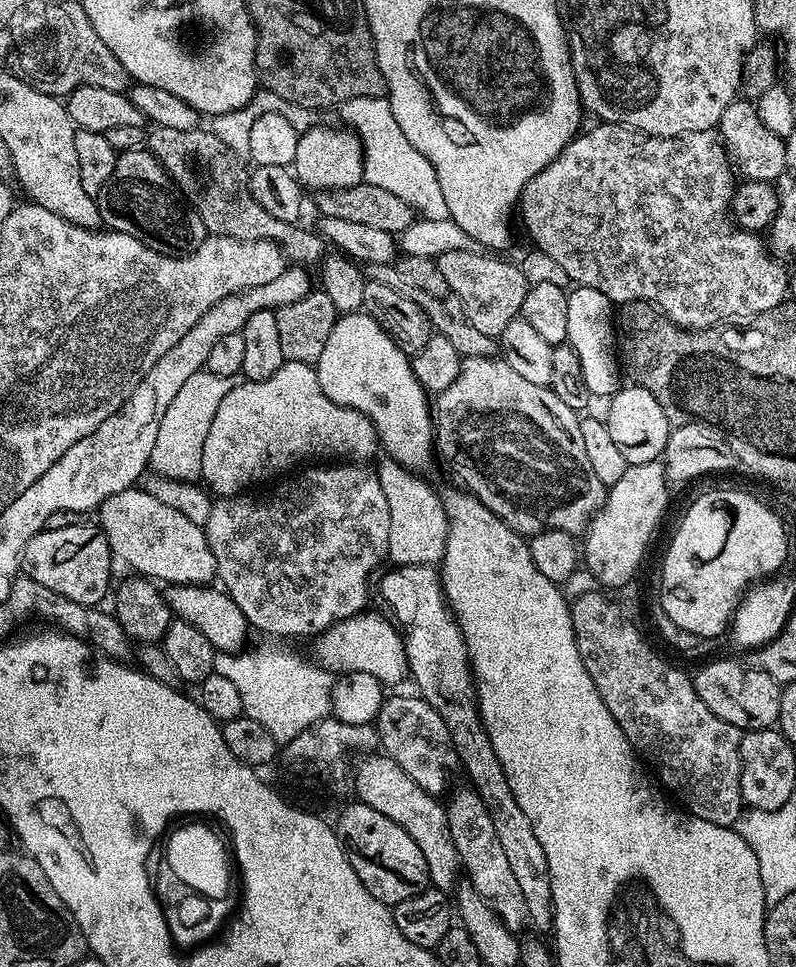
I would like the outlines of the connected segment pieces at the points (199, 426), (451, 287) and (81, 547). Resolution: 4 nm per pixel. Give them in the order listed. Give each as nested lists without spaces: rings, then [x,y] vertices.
[[[207,370],[195,372],[186,380],[159,422],[157,441],[151,451],[150,462],[151,469],[157,475],[189,482],[200,476],[202,450],[208,429],[220,402],[233,385],[233,379],[214,375]]]
[[[450,250],[448,254],[435,257],[442,278],[446,278],[449,292],[458,294],[459,301],[462,302],[468,324],[482,334],[497,338],[513,319],[520,316],[522,302],[530,287],[530,280],[524,277],[524,272],[518,265],[500,259],[504,258],[470,250]]]
[[[81,522],[62,526],[62,530],[45,528],[34,534],[24,551],[22,568],[31,580],[46,586],[46,590],[70,598],[70,602],[96,606],[113,587],[112,564],[114,557],[102,529],[95,523]]]

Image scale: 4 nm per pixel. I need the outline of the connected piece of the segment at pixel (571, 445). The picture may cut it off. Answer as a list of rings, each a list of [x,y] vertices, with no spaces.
[[[465,356],[460,361],[458,378],[454,378],[454,382],[450,382],[450,386],[446,386],[446,390],[442,390],[435,397],[434,442],[438,447],[439,455],[440,452],[444,455],[445,462],[456,471],[457,478],[465,484],[461,485],[471,495],[479,498],[499,520],[510,525],[514,532],[519,532],[525,538],[531,538],[536,535],[538,530],[545,528],[580,534],[587,529],[592,517],[604,505],[606,486],[602,482],[598,482],[598,477],[595,476],[594,470],[590,466],[590,458],[586,458],[586,445],[582,443],[582,430],[580,429],[581,417],[576,416],[576,412],[572,407],[573,405],[569,401],[558,398],[558,394],[554,394],[549,385],[538,385],[522,378],[504,358]]]

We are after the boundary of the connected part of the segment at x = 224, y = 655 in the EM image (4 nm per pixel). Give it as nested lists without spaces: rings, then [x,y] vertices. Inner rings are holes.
[[[251,648],[238,652],[217,651],[214,658],[214,670],[228,679],[242,697],[245,716],[266,726],[277,742],[287,742],[331,713],[333,673],[284,648]]]

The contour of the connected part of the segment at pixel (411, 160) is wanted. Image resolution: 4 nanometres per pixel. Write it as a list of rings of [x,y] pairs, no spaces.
[[[359,96],[348,99],[346,103],[339,105],[339,112],[341,123],[356,133],[363,146],[365,183],[379,186],[390,194],[397,195],[412,207],[421,219],[444,221],[450,218],[449,207],[443,197],[433,164],[406,140],[406,134],[399,129],[393,111],[390,110],[387,97]]]

